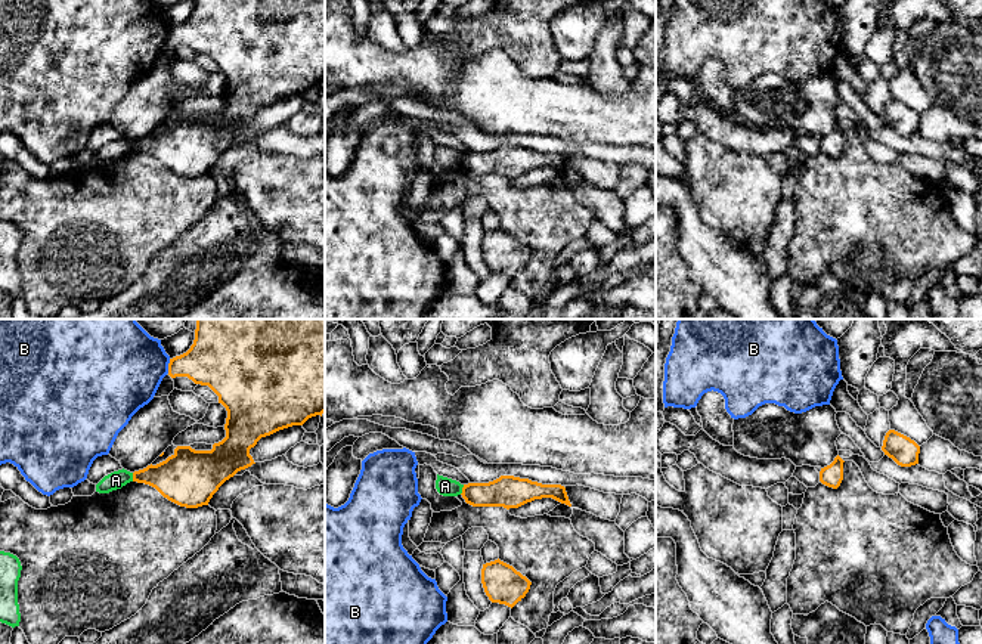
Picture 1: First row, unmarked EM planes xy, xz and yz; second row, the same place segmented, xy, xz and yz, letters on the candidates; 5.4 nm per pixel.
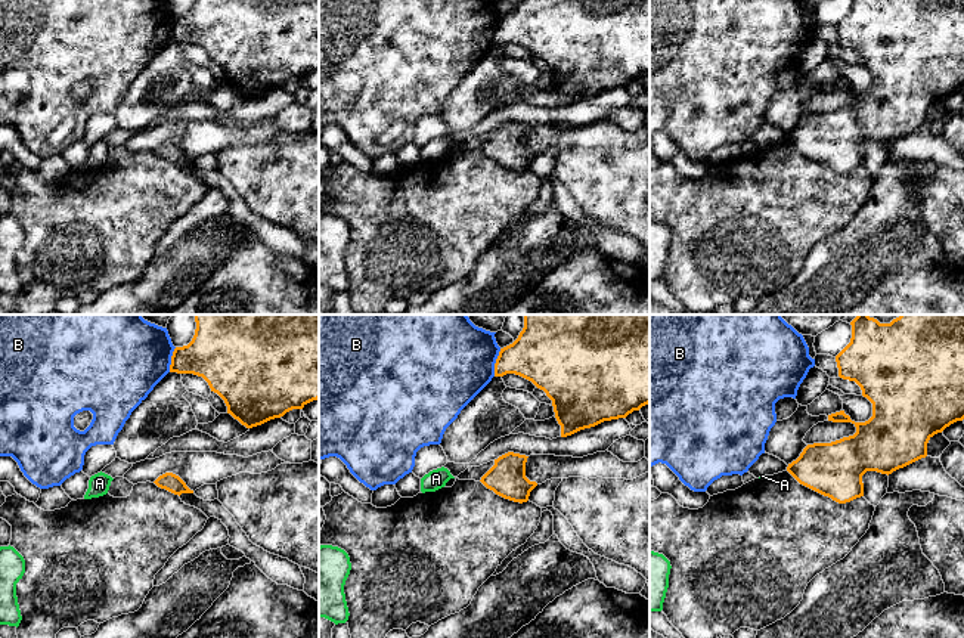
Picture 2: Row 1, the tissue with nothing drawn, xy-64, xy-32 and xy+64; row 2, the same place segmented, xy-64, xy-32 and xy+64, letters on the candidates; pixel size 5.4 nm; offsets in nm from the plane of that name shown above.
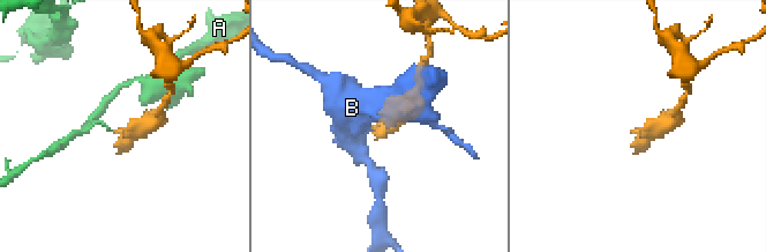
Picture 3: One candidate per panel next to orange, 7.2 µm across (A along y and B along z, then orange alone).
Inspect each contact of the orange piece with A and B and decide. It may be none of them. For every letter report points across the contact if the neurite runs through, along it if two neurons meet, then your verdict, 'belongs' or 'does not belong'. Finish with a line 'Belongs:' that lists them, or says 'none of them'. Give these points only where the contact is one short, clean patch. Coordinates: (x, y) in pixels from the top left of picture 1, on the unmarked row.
A: along xz (464, 154), (459, 163) | does not belong
B: does not belong
Belongs: none of them

